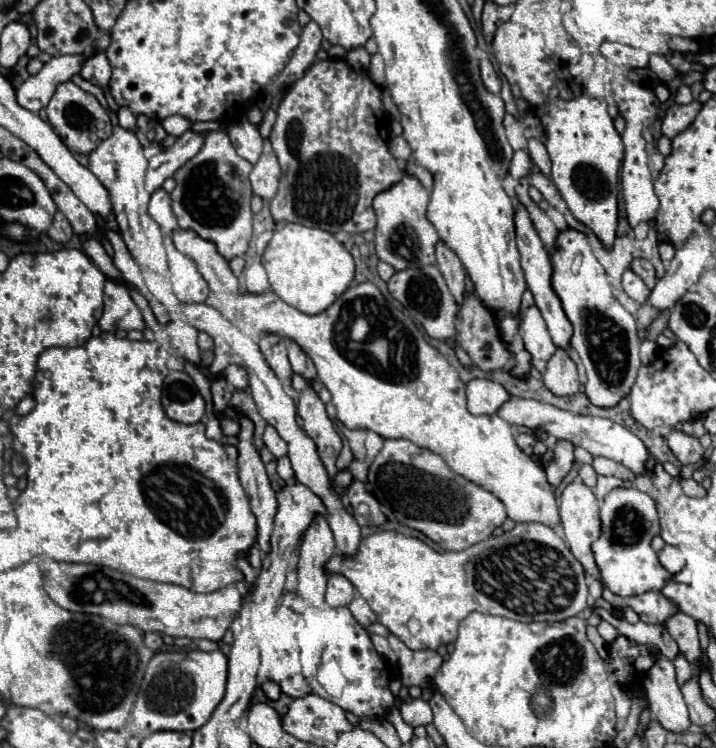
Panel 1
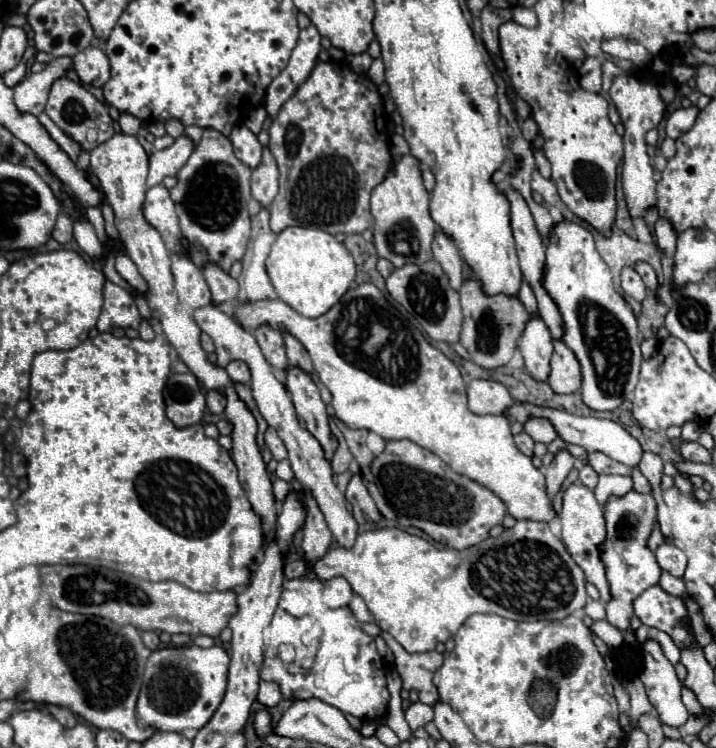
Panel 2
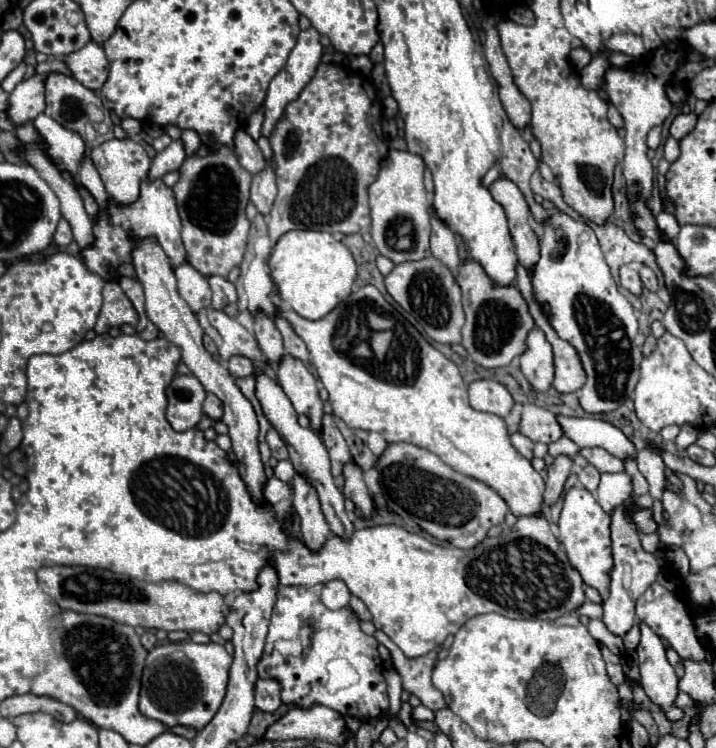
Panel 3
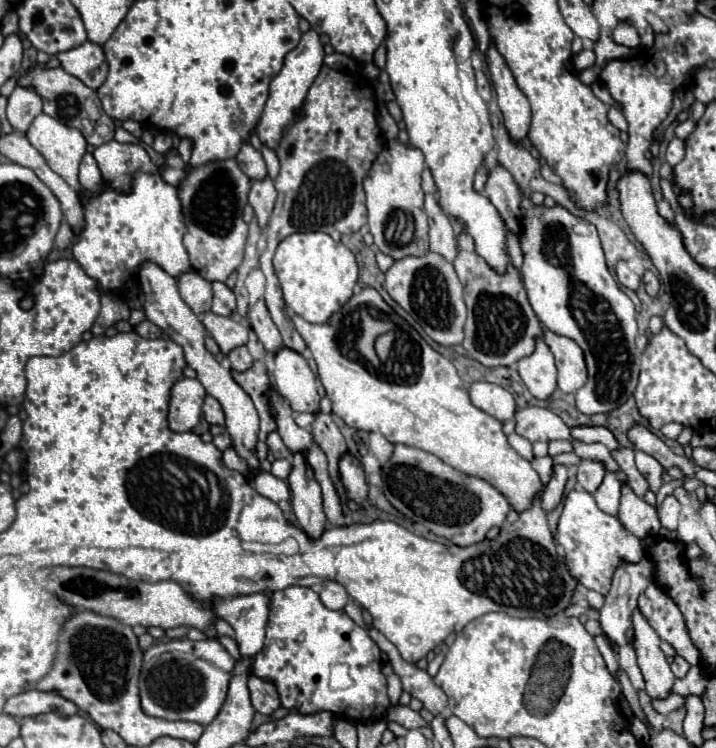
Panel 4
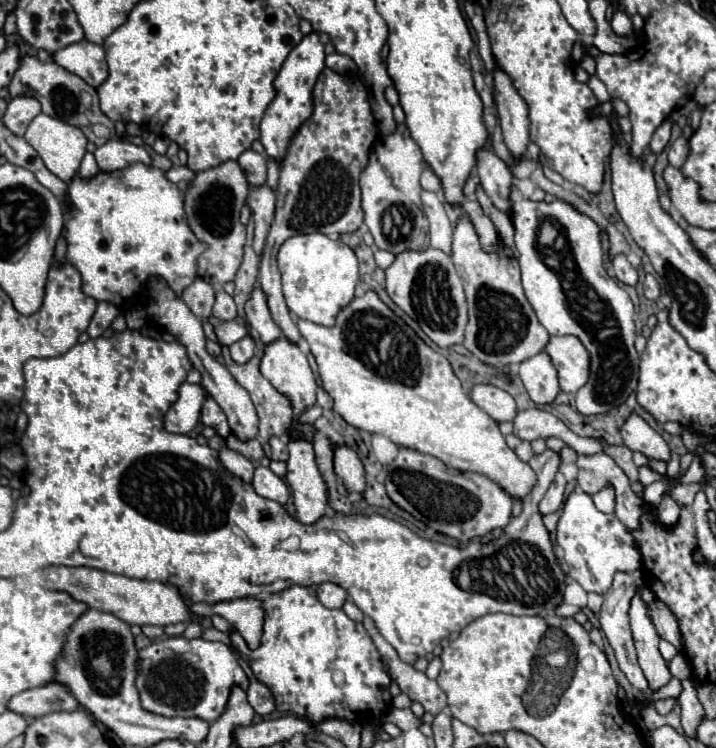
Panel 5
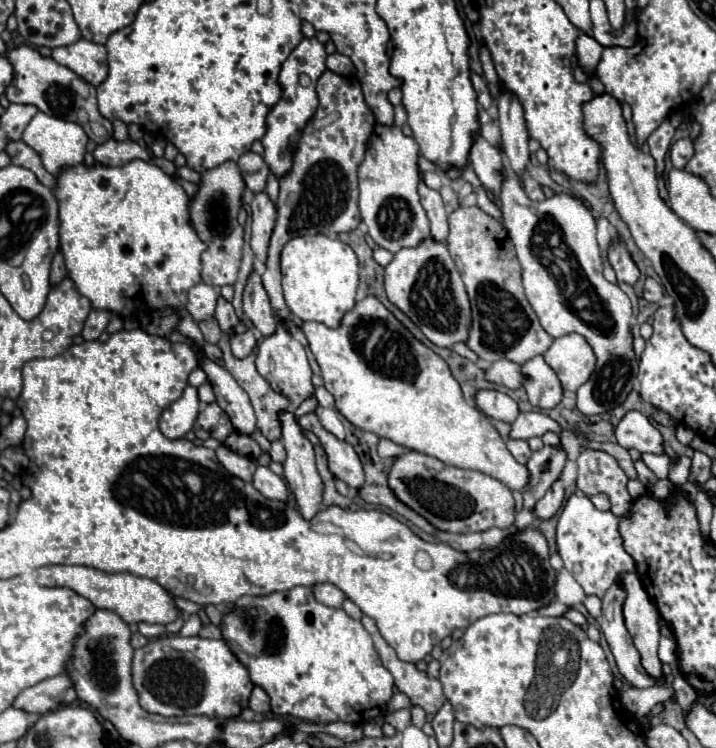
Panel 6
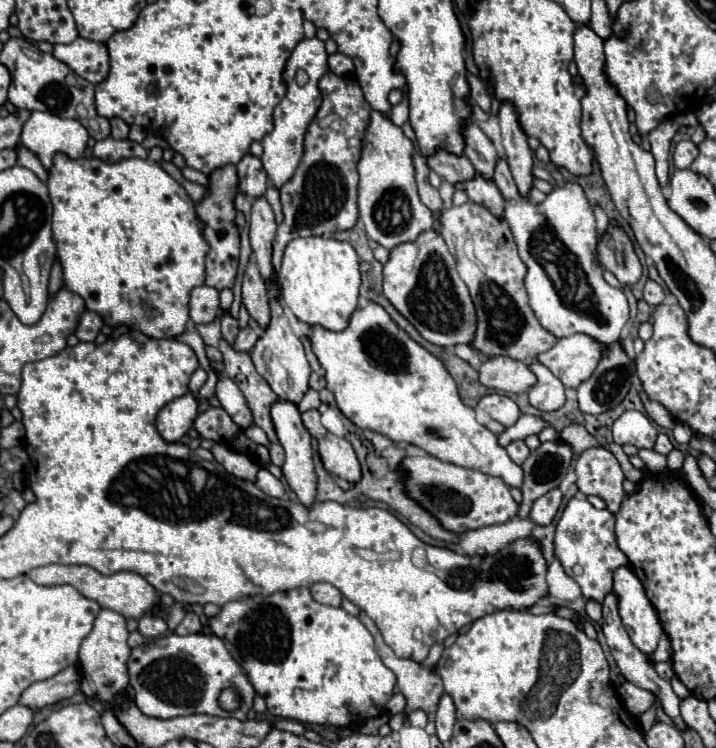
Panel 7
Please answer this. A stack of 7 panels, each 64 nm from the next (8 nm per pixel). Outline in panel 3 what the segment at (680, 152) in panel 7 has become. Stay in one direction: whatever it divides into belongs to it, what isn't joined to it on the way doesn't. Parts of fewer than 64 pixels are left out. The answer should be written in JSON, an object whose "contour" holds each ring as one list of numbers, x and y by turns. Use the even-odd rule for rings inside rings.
{"contour":[[668,138,668,140,664,142,664,158,666,158,668,162,674,162,678,156,680,156,680,146,678,146,678,140]]}

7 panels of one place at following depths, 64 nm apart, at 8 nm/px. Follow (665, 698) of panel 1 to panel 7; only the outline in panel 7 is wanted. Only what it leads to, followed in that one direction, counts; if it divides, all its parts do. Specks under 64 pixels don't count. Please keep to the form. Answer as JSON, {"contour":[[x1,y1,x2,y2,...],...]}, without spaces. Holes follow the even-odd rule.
{"contour":[[632,568,614,572,614,592,626,632,642,654,652,654,662,636,662,624]]}

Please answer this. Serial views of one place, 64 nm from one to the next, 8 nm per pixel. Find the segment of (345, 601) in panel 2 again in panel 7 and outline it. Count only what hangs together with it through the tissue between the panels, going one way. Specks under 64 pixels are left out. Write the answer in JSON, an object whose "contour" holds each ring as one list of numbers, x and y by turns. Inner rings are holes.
{"contour":[[316,582,312,588,312,598,320,604,328,604,328,606,340,606,342,602,342,594,338,588,334,588,332,584,324,584,324,582]]}

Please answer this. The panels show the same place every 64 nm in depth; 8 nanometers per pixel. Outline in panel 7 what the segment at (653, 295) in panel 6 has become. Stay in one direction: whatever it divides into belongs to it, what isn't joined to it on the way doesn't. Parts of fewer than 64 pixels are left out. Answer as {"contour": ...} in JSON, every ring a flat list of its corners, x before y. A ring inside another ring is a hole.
{"contour":[[648,280,644,286,644,300,652,306,658,306,664,300,664,290,654,280]]}

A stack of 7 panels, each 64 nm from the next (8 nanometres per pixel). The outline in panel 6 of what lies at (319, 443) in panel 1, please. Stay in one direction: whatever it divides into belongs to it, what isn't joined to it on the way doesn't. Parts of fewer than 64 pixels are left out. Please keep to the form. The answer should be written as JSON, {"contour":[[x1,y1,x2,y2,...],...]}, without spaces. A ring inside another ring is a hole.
{"contour":[[278,324,278,330,260,342,258,352,256,352,256,368,270,382,270,386,276,392,284,394,292,402,290,404,292,410,296,410,306,398,314,396,312,370,310,370,310,364,306,358,306,350,302,348,302,344,298,340,292,338,292,334,288,332,288,328,284,324]]}

